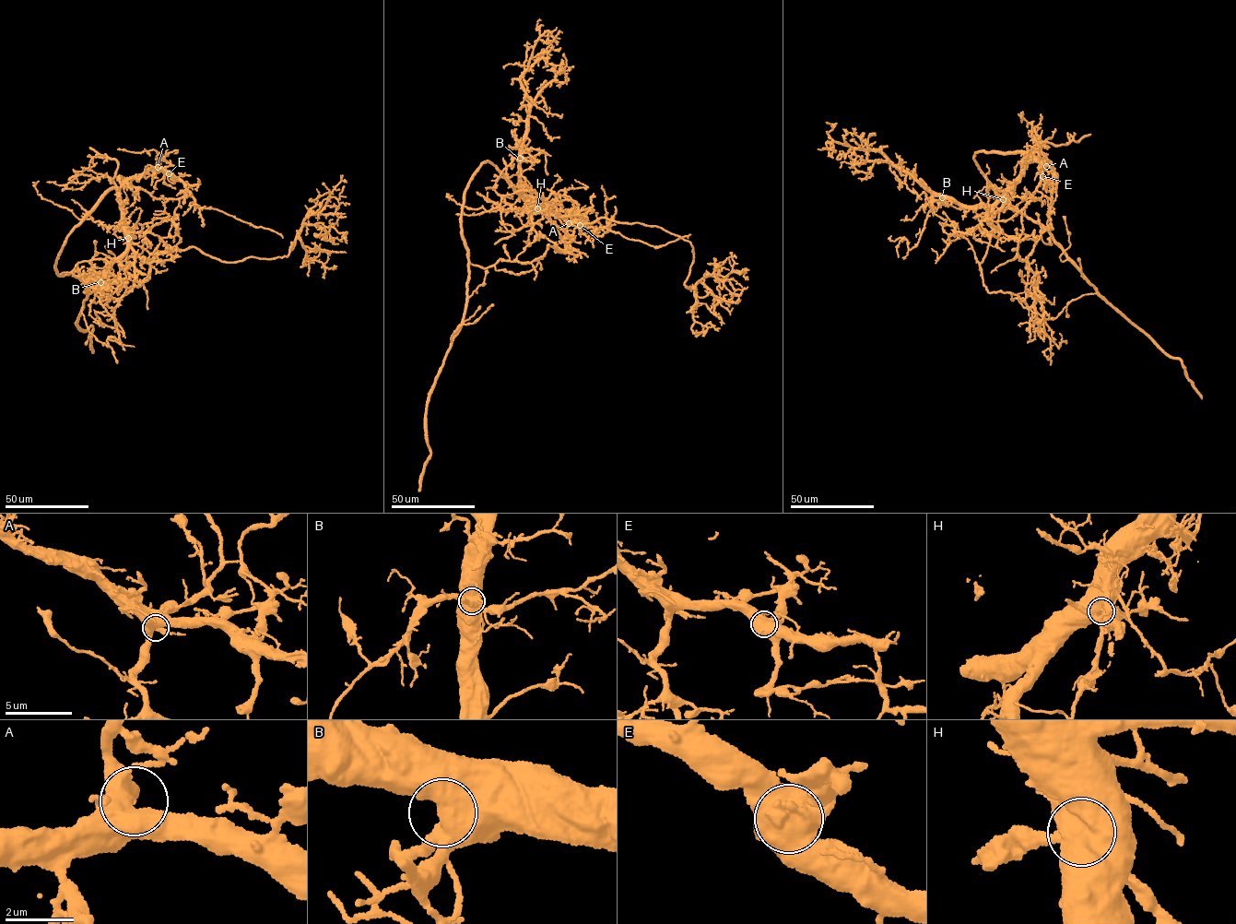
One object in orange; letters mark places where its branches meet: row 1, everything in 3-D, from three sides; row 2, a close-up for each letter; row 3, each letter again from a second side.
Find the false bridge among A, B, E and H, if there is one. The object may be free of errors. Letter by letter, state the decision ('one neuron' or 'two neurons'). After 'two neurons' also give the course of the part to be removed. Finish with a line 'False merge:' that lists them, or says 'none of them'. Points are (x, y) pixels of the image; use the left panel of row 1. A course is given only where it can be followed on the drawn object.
A: one neuron
B: one neuron
E: one neuron
H: two neurons; course (128, 238), (150, 253), (196, 247), (235, 263), (287, 256), (304, 224), (326, 230), (319, 237), (323, 227)
False merge: H

